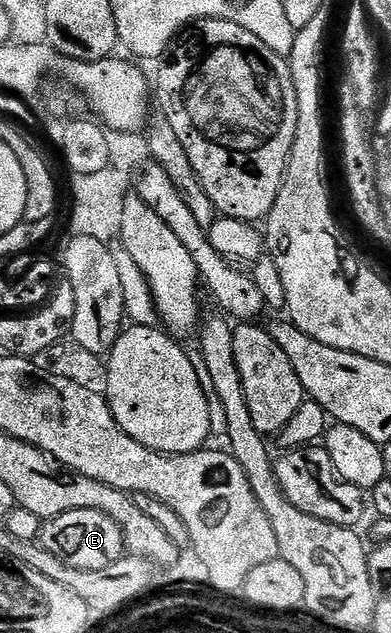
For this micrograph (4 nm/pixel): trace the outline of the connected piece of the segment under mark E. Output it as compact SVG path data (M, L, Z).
M66 511L65 513L63 513L62 515L58 515L57 517L47 518L47 520L45 520L43 524L41 524L38 544L45 551L49 552L50 555L54 555L58 559L60 559L64 565L69 565L72 568L76 568L78 572L100 572L104 568L110 567L110 565L115 563L115 561L125 556L126 553L124 547L124 536L122 535L122 531L120 530L118 525L114 523L112 519L110 519L108 515L102 515L102 511Z

